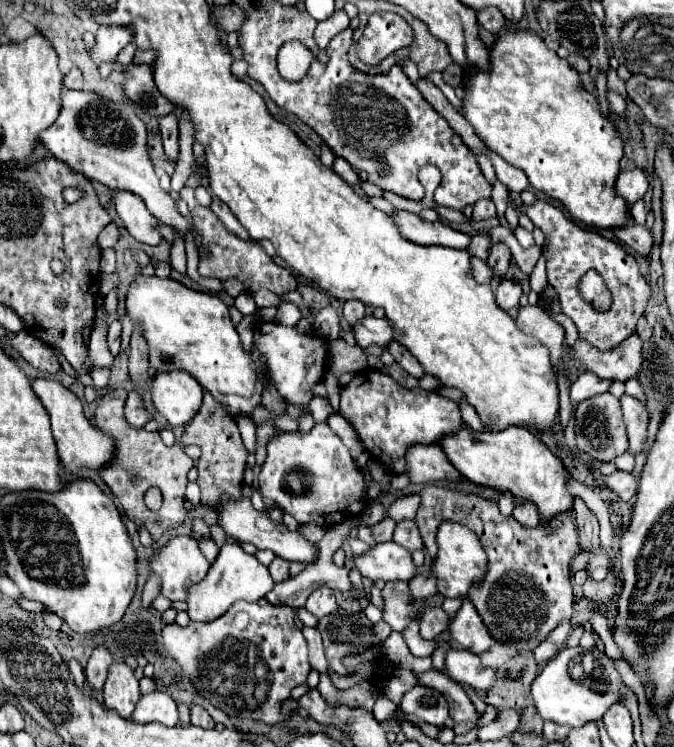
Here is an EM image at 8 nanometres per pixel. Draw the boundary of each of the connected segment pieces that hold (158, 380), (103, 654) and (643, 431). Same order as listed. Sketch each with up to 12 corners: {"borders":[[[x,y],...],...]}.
{"borders":[[[185,371],[153,379],[155,411],[171,427],[189,423],[203,387]],[[95,647],[87,667],[87,687],[101,691],[113,655]],[[629,395],[621,397],[629,447],[641,453],[647,443],[649,413]]]}

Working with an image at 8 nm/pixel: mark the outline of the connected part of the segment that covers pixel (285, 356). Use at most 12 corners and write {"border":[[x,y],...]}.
{"border":[[259,323],[255,345],[291,405],[309,405],[327,343]]}

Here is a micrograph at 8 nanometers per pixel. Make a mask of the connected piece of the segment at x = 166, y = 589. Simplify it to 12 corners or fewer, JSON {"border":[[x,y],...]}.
{"border":[[193,537],[171,539],[151,561],[161,593],[185,601],[209,567]]}

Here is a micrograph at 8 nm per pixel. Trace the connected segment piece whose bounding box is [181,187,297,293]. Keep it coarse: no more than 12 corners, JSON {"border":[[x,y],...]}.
{"border":[[181,189],[211,251],[201,277],[237,277],[247,291],[289,293],[297,277],[255,241],[231,233],[209,207]]}

